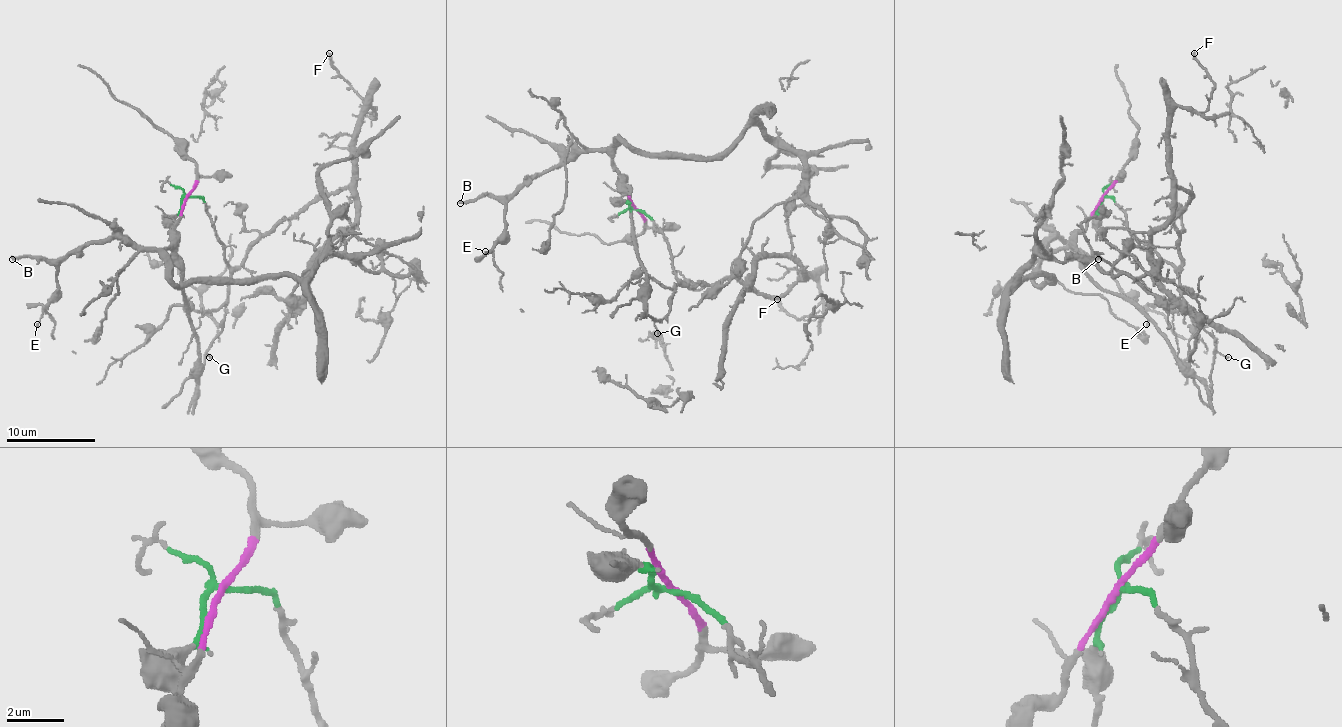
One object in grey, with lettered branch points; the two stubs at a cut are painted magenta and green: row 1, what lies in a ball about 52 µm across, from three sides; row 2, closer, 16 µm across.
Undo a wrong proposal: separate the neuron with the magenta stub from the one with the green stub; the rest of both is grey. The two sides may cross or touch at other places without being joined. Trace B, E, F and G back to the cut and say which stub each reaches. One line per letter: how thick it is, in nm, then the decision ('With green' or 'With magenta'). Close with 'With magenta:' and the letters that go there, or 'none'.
B: Thickness 260 nm. With magenta
E: Thickness 120 nm. With magenta
F: Thickness 200 nm. With green
G: Thickness 80 nm. With green
With magenta: B, E

